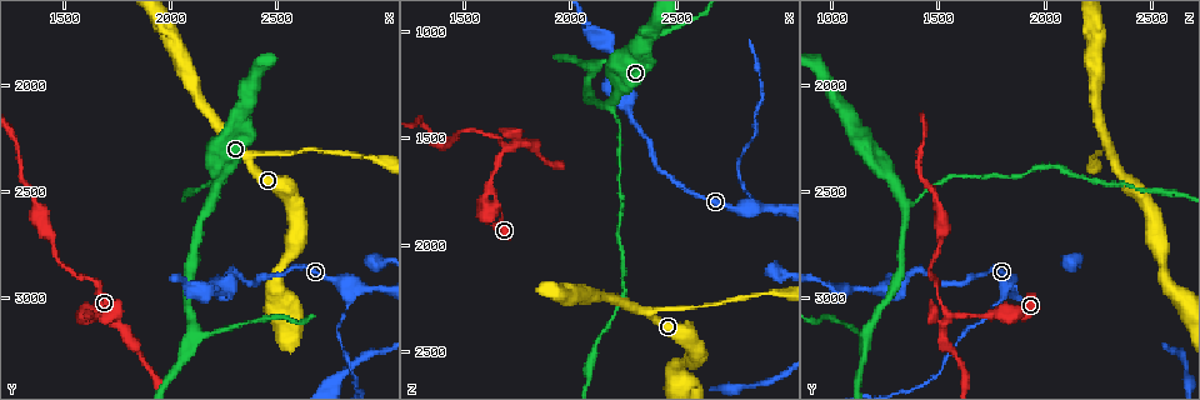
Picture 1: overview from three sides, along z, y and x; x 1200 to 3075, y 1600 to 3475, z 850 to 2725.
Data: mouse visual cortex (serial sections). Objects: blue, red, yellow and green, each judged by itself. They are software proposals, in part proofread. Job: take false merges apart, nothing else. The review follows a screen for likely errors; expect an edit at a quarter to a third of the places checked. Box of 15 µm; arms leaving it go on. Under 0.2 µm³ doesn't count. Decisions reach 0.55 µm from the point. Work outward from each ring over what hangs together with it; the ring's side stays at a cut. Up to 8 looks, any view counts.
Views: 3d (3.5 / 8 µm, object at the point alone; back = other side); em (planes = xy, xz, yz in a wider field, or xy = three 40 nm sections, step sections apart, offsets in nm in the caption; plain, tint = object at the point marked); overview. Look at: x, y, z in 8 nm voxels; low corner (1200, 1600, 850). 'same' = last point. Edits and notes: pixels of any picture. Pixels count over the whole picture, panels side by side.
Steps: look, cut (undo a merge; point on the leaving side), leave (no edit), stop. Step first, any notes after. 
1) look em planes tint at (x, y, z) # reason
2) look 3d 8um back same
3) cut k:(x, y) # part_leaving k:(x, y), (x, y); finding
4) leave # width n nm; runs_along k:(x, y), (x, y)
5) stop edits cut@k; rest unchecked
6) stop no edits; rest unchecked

look 3d 3.5um at (2820, 2930, 1820) # three arms meet

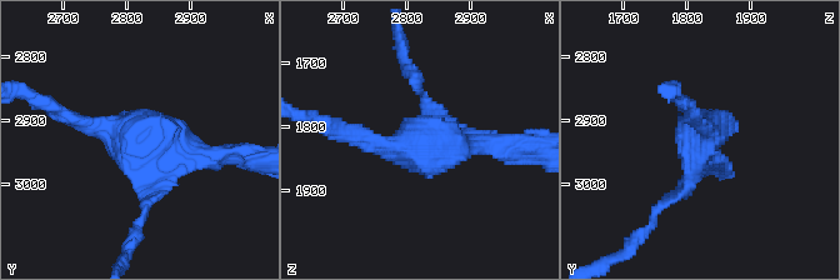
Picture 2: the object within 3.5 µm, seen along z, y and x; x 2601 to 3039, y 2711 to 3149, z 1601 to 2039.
look em xy step 5 tint at (2810, 2940, 1815) # need the tissue

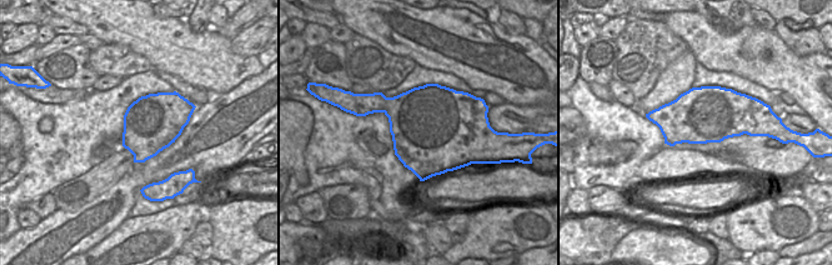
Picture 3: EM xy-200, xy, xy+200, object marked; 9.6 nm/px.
leave # width 850 nm; runs_along 2:(65, 116), (138, 150), (145, 211); continuous, no second cell

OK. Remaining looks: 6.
look 3d 3.5um at (2190, 2550, 1350) # arms part here

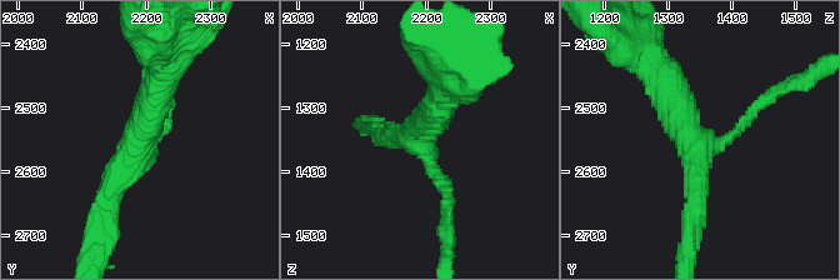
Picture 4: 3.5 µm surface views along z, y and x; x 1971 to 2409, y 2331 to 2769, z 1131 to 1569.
look em planes tint at (2190, 2560, 1350) # arms 3; arm_widths 150, 300, 450 nm

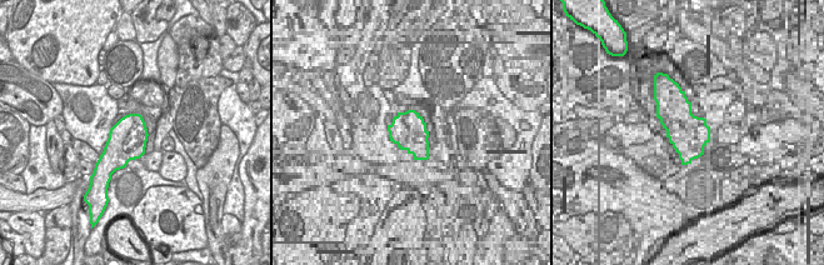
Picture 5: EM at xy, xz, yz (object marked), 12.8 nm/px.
look em xy step 3 tint same # cut it another way

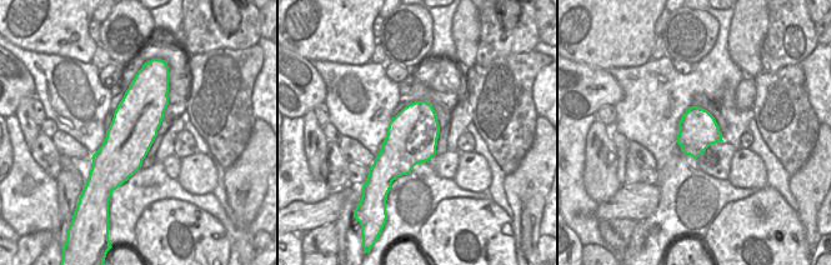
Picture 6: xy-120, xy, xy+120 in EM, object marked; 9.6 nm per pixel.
leave # runs_along 4:(160, 75), (103, 216); all the same cell

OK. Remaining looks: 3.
look 3d 8um at (2110, 3150, 1170) # sudden change in width

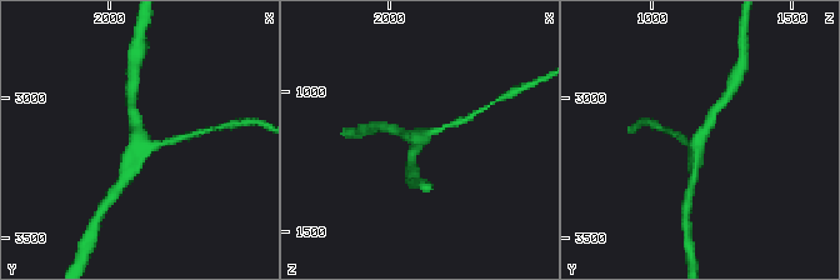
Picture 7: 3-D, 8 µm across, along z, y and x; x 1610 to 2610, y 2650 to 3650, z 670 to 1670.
look em xy step 1 tint at (2110, 3160, 1160) # arms 3; arm_widths 150, 300, 300 nm; shape alone is not enough

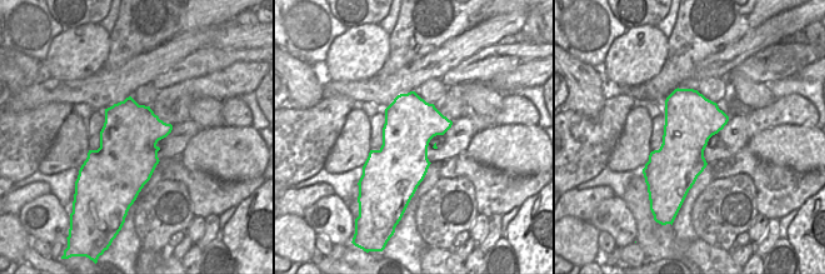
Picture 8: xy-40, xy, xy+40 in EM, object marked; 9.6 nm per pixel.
leave # runs_along 7:(715, 110), (698, 140), (695, 174); one cell here

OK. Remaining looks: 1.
stop no edits; rest unchecked

